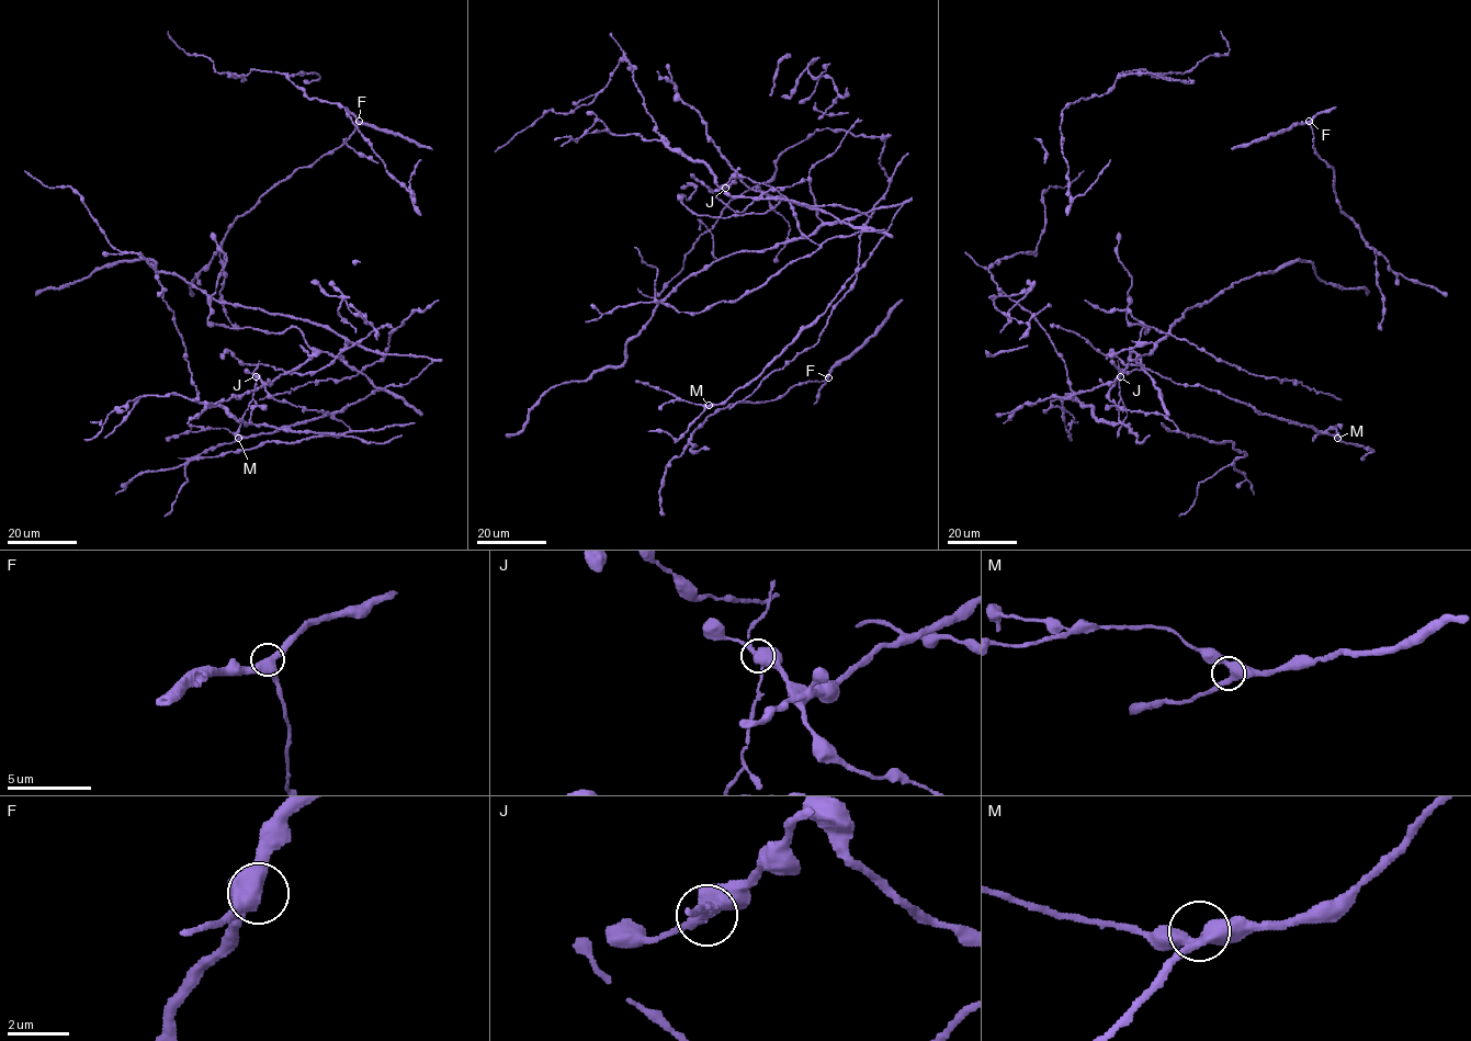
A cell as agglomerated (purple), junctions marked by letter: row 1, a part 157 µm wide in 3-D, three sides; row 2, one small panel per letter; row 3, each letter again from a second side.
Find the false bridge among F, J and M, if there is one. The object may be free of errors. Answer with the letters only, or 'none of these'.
J

